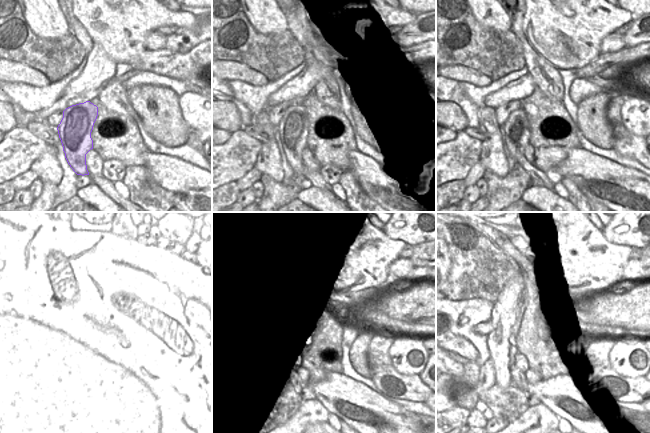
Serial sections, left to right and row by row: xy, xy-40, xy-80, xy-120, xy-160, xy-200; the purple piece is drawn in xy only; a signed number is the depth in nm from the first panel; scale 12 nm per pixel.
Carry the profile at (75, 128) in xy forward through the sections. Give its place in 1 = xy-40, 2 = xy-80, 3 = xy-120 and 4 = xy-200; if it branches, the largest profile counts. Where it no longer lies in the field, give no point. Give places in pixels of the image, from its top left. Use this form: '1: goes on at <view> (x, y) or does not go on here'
1: goes on at xy-40 (293, 128)
2: goes on at xy-80 (516, 128)
3: goes on at xy-120 (68, 361)
4: goes on at xy-200 (518, 379)

